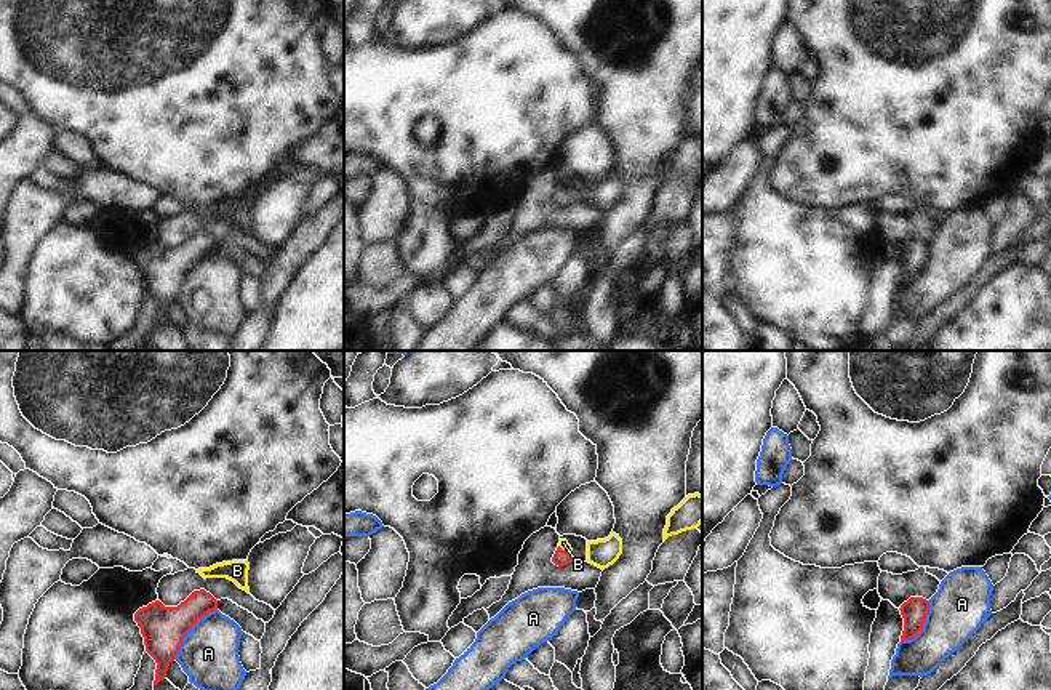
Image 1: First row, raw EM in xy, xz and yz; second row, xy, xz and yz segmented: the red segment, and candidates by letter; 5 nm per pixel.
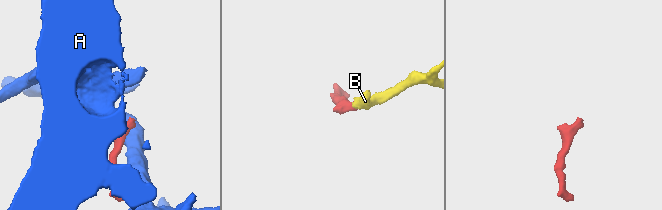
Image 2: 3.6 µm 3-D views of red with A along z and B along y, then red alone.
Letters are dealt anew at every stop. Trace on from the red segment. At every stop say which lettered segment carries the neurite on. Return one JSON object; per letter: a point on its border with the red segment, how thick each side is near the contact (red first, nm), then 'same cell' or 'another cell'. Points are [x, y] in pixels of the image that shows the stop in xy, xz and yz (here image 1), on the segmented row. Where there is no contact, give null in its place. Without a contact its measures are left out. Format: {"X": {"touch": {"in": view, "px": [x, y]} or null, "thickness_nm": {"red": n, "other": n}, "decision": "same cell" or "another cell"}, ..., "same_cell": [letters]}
{"A": {"touch": {"in": "xy", "px": [189, 629]}, "thickness_nm": {"red": 220, "other": 300}, "decision": "another cell"}, "B": {"touch": {"in": "xz", "px": [567, 551]}, "thickness_nm": {"red": 80, "other": 50}, "decision": "same cell"}, "same_cell": ["B"]}

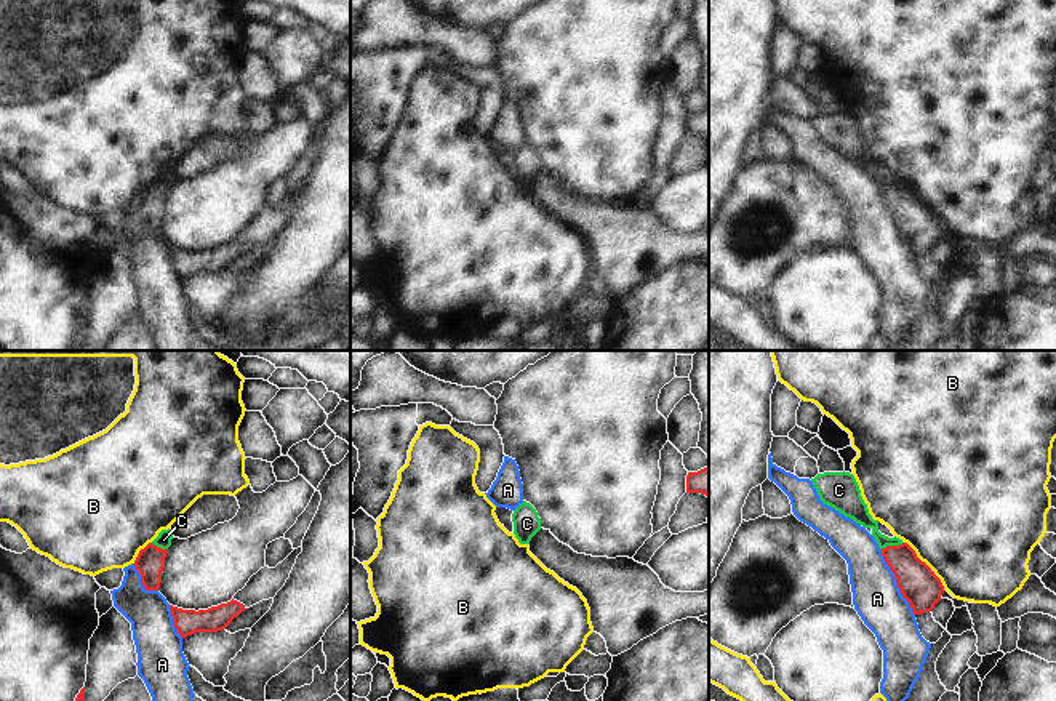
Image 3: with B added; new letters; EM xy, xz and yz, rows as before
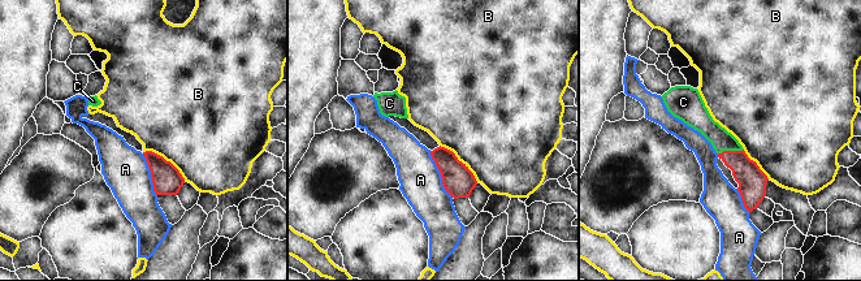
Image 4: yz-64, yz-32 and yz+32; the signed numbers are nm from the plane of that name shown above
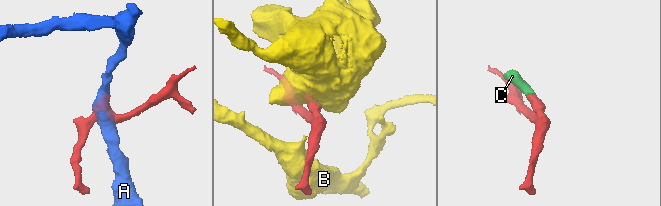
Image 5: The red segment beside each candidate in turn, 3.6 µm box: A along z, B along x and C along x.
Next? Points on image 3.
{"A": {"touch": {"in": "yz", "px": [896, 583]}, "thickness_nm": {"red": 190, "other": 240}, "decision": "another cell"}, "B": {"touch": {"in": "yz", "px": [927, 565]}, "thickness_nm": {"red": 190, "other": 500}, "decision": "another cell"}, "C": {"touch": {"in": "yz", "px": [892, 546]}, "thickness_nm": {"red": 190, "other": 100}, "decision": "same cell"}, "same_cell": ["C"]}

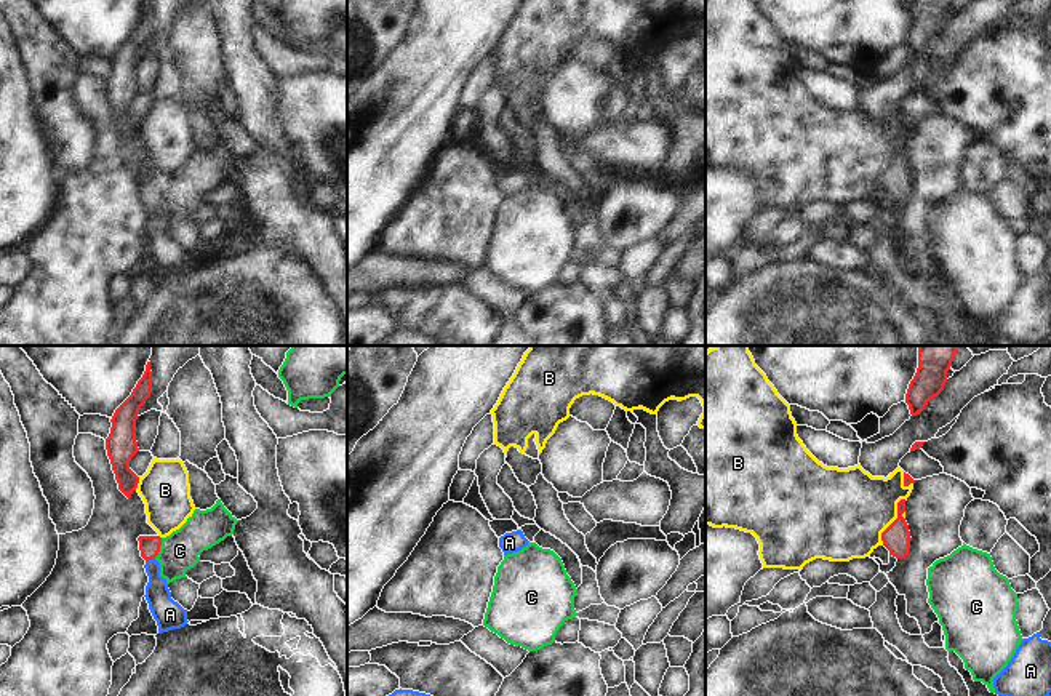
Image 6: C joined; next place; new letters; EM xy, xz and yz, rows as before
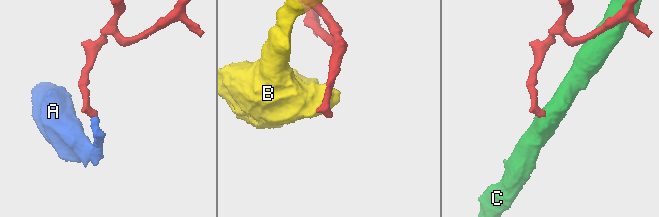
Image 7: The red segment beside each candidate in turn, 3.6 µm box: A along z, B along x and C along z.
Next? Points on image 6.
{"A": {"touch": {"in": "xy", "px": [149, 559]}, "thickness_nm": {"red": 110, "other": 130}, "decision": "same cell"}, "B": {"touch": {"in": "yz", "px": [895, 520]}, "thickness_nm": {"red": 140, "other": 420}, "decision": "another cell"}, "C": {"touch": {"in": "xy", "px": [159, 548]}, "thickness_nm": {"red": 110, "other": 200}, "decision": "another cell"}, "same_cell": ["A"]}

